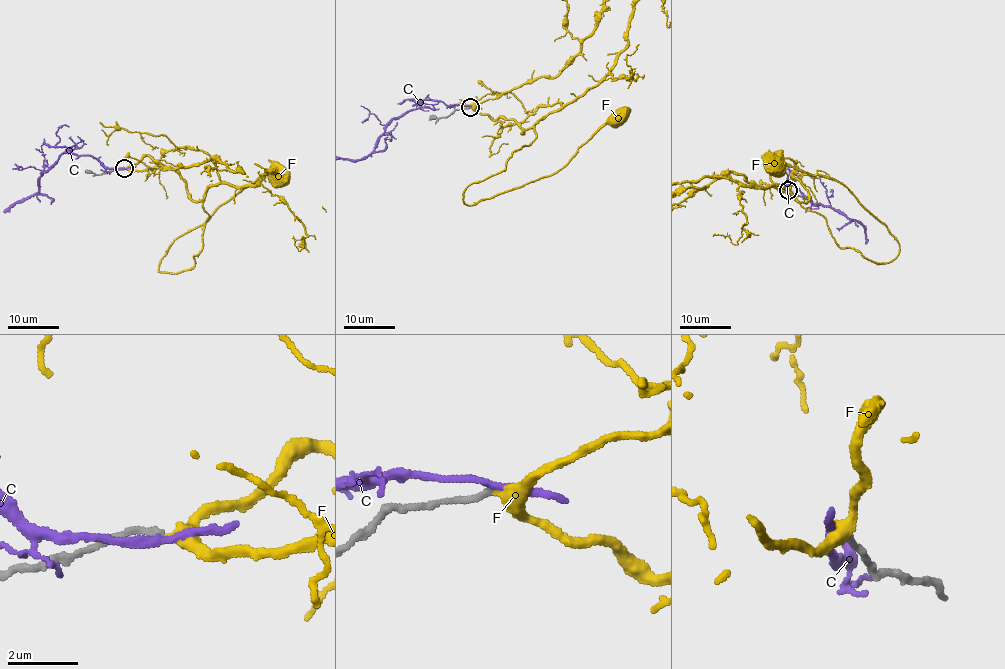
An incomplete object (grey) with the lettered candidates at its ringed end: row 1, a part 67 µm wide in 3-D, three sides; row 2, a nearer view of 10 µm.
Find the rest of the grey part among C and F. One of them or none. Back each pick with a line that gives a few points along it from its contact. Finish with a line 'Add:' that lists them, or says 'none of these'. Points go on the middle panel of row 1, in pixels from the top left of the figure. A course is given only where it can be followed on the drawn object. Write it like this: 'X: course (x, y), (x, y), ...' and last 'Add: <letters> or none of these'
F: course (471, 106), (535, 134), (467, 186), (472, 205), (554, 173), (614, 115)
Add: F

